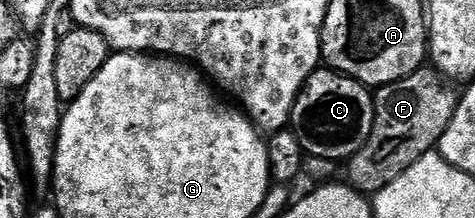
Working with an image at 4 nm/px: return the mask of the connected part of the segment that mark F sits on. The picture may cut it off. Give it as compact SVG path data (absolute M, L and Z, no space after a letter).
M421 67L406 79L379 86L374 93L374 127L370 139L346 162L347 184L365 195L378 194L394 183L406 167L414 167L422 155L433 152L446 127L450 127L450 119L454 119L458 93L452 89L453 82L434 67Z

